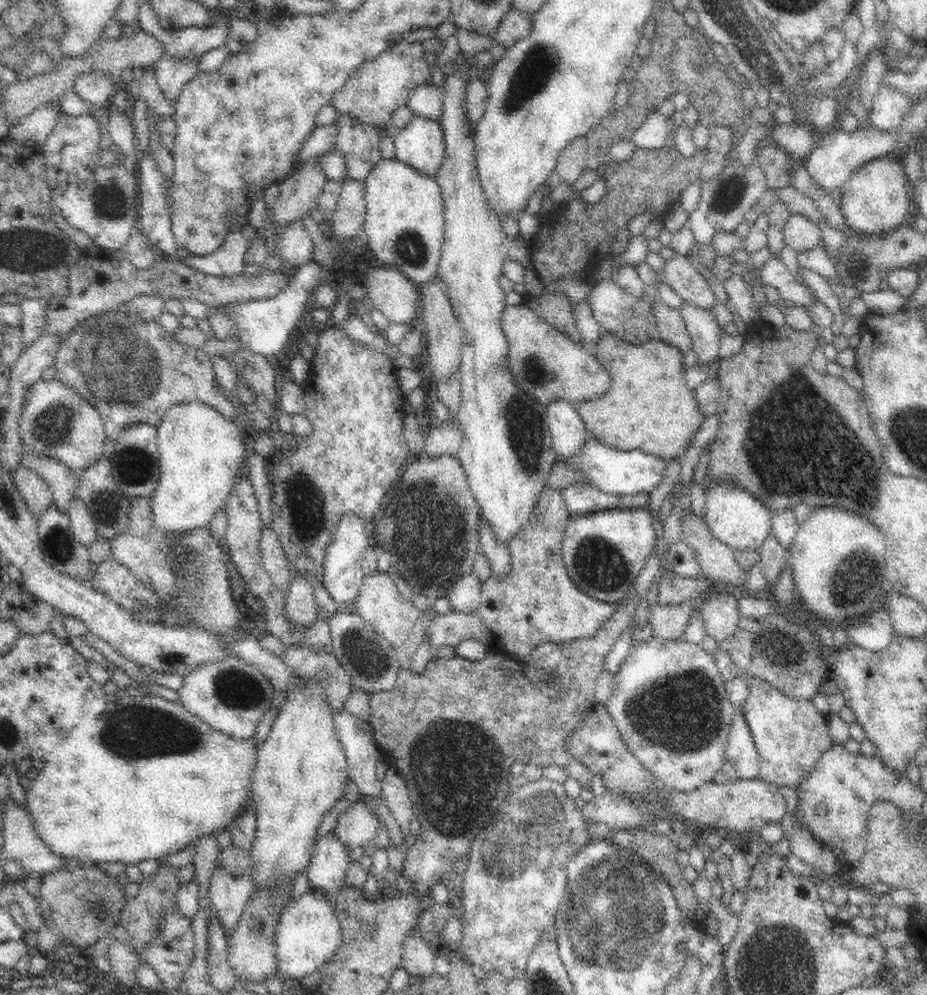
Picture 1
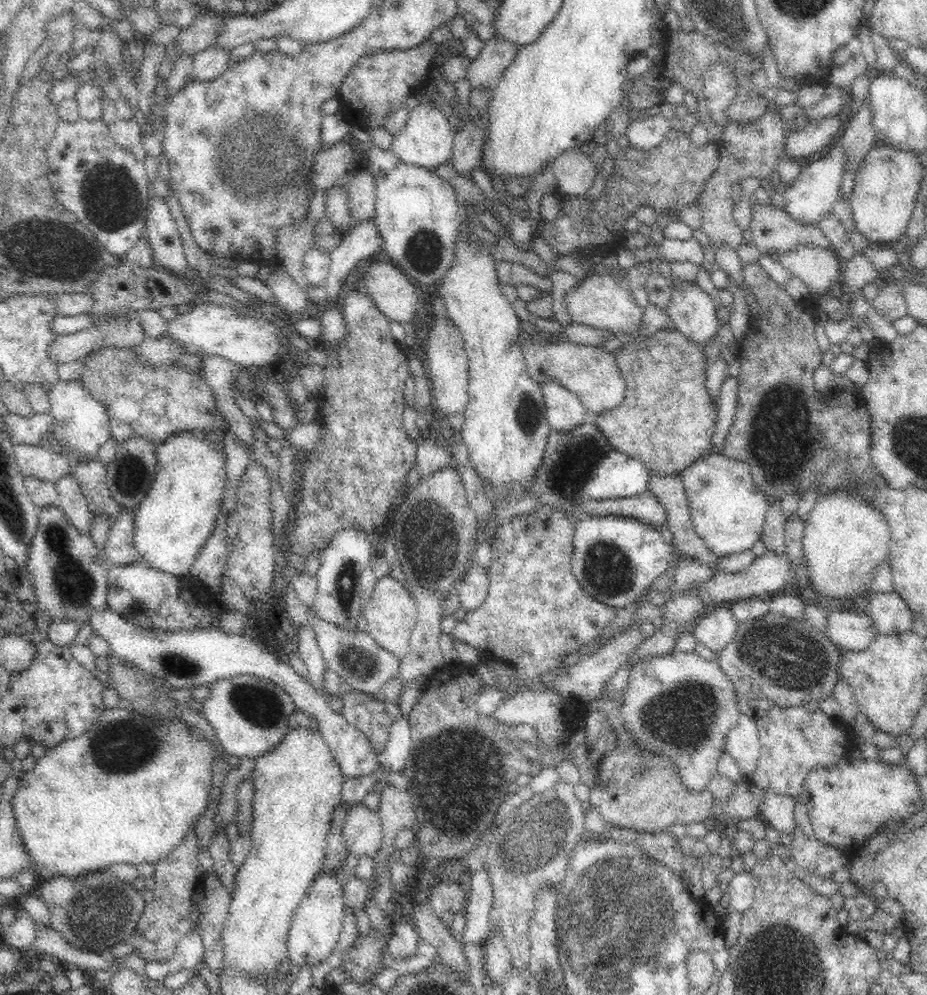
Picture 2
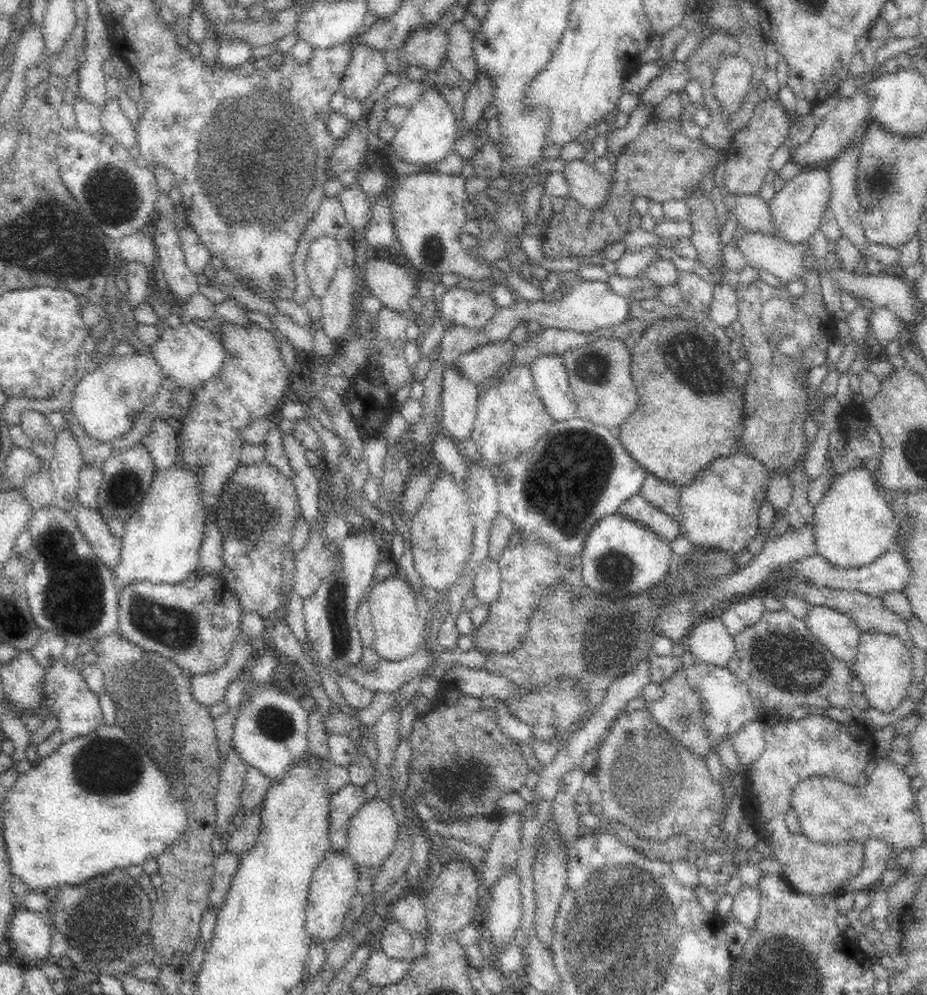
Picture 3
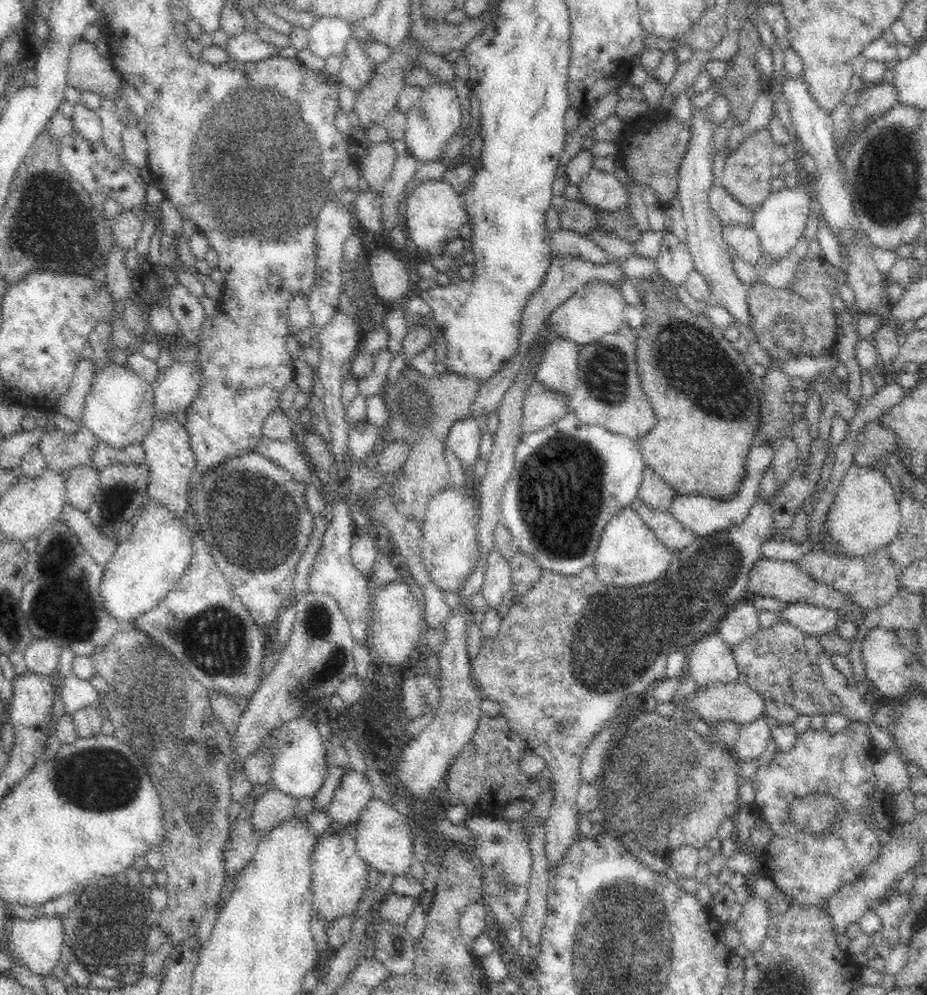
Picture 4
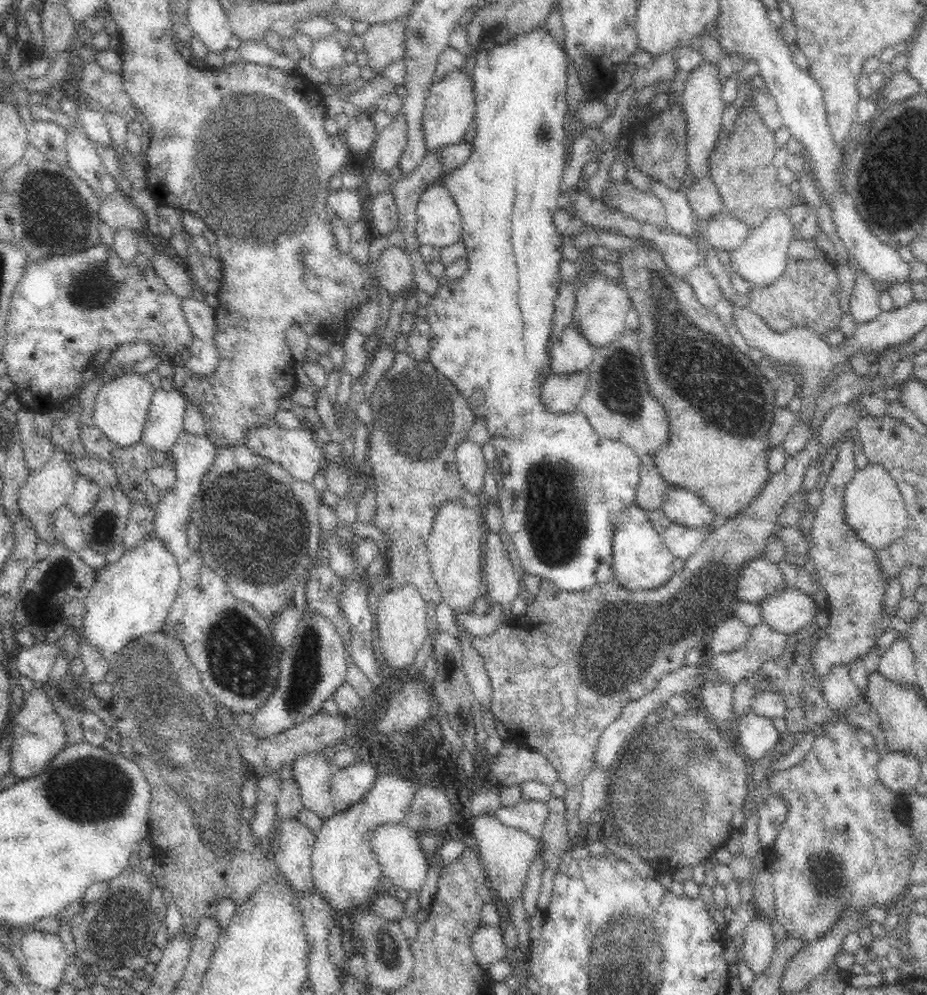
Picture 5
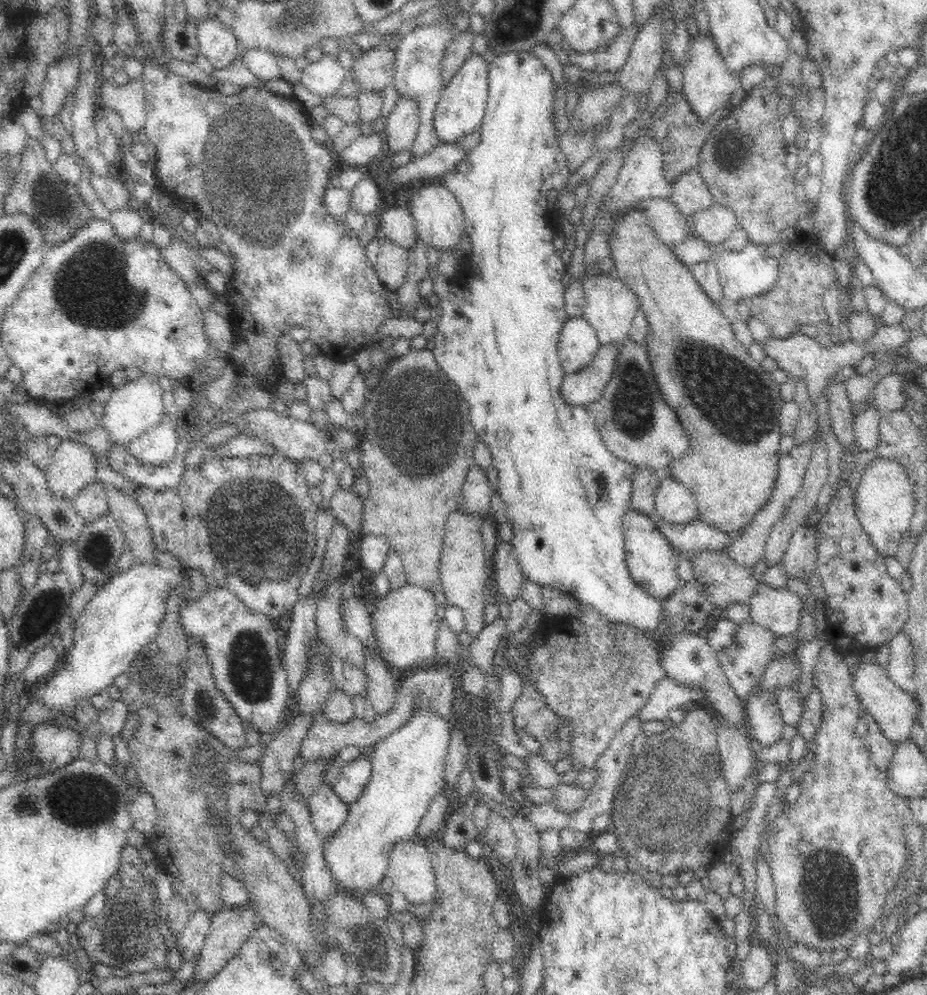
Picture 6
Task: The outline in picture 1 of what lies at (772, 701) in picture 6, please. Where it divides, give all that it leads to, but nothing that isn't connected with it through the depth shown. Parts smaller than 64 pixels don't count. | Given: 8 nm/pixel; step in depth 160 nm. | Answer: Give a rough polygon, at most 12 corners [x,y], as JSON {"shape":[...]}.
{"shape":[[743,711],[728,730],[725,758],[740,780],[754,780],[759,754]]}

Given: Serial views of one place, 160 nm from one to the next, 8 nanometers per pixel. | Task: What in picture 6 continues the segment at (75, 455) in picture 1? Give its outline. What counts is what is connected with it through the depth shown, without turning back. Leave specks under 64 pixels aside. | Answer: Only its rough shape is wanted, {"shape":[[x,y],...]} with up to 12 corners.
{"shape":[[140,376],[111,393],[101,425],[126,445],[162,424],[164,391]]}

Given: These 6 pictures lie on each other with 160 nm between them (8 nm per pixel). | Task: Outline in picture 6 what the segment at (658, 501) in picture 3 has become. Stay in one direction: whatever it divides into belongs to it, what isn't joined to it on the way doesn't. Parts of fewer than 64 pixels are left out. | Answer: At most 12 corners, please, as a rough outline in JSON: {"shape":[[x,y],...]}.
{"shape":[[649,468],[633,475],[629,508],[653,517],[661,478]]}

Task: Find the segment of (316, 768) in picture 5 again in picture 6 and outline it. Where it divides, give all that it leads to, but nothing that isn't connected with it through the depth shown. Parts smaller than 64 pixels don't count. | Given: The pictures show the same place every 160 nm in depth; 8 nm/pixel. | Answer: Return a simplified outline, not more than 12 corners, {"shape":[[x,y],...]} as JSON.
{"shape":[[326,783],[307,799],[314,829],[328,842],[350,808]]}

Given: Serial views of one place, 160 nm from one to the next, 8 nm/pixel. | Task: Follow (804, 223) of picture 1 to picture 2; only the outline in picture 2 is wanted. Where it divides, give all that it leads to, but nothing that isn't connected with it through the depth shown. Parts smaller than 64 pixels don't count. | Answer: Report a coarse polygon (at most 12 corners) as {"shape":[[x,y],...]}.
{"shape":[[749,200],[750,234],[760,250],[802,242],[832,248],[819,227],[772,203]]}

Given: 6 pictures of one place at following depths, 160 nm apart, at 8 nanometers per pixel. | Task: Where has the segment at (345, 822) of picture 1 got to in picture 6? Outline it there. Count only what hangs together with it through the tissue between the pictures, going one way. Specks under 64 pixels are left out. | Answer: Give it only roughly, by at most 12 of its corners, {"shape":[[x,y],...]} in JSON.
{"shape":[[421,840],[396,844],[385,876],[410,905],[438,900]]}

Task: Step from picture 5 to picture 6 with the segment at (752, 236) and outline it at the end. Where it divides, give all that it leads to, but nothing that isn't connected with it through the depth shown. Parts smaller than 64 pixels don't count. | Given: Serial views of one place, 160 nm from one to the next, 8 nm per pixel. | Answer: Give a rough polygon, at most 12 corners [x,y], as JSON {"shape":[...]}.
{"shape":[[764,245],[718,249],[723,305],[768,292],[778,260]]}

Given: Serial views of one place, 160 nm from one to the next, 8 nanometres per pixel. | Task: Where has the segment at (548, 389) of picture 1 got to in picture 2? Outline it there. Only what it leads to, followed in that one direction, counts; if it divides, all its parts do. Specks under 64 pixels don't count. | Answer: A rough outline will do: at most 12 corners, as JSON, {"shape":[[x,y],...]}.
{"shape":[[528,344],[538,384],[556,379],[587,419],[620,408],[626,381],[602,347]]}

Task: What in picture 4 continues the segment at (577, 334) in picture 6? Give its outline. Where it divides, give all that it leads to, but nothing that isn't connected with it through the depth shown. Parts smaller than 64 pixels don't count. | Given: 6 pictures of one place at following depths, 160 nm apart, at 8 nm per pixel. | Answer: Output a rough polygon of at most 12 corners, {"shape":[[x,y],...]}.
{"shape":[[564,337],[548,346],[538,383],[572,395],[582,346]]}

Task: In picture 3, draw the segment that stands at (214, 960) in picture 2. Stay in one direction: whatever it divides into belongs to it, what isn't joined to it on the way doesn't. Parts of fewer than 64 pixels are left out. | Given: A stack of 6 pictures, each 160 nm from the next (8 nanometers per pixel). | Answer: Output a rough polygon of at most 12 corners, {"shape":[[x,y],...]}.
{"shape":[[229,851],[215,858],[210,906],[220,910],[242,855]]}

